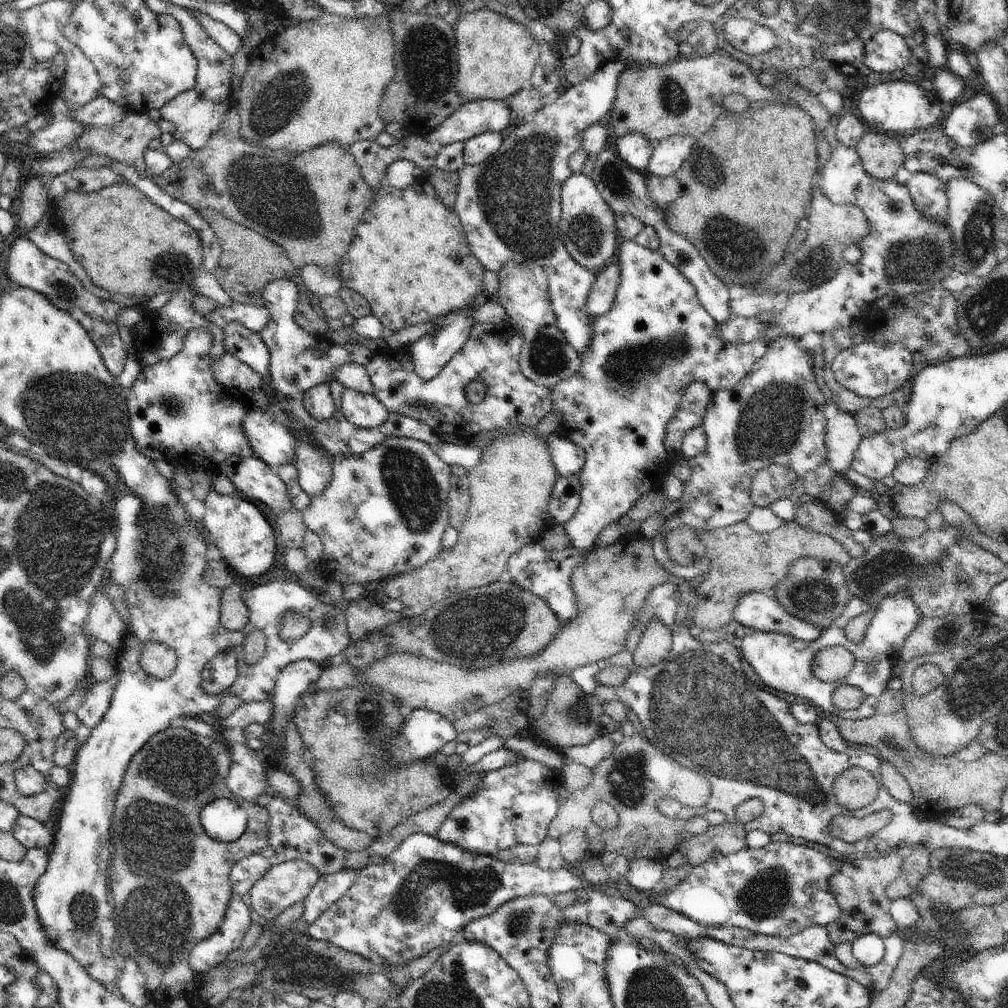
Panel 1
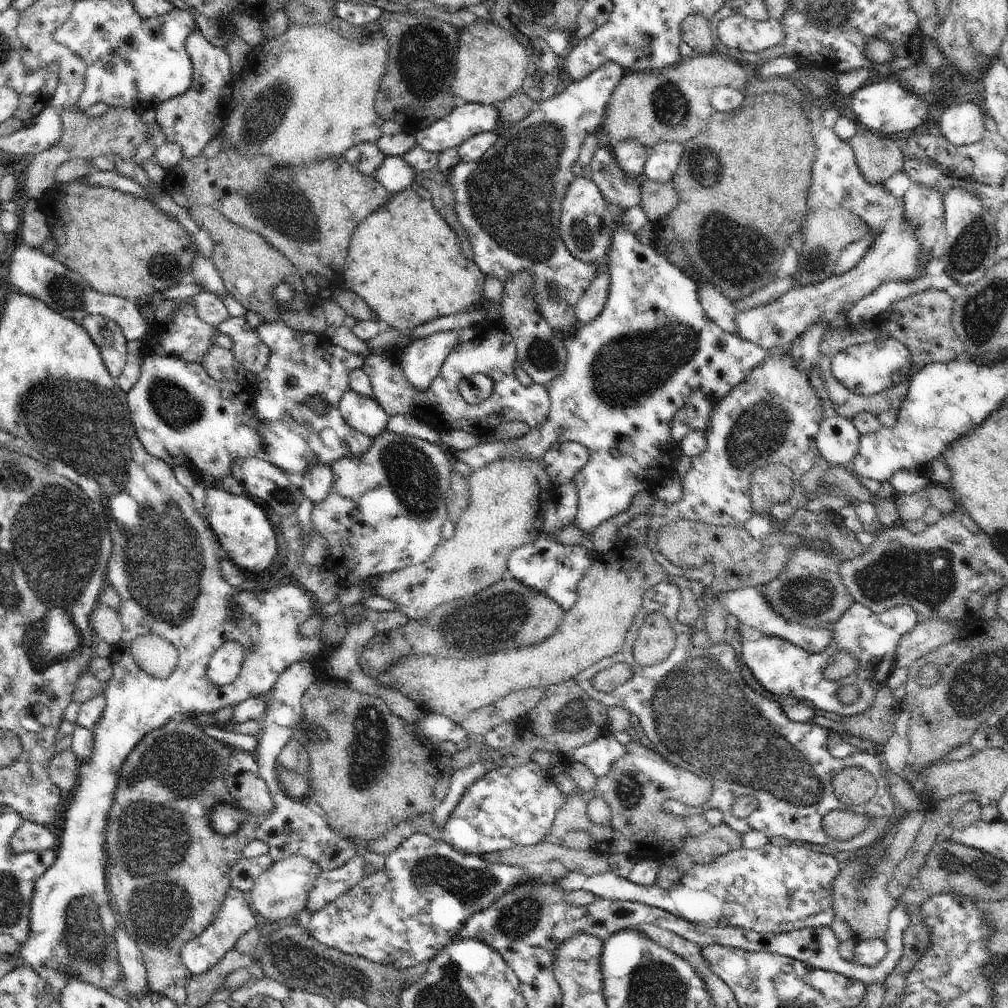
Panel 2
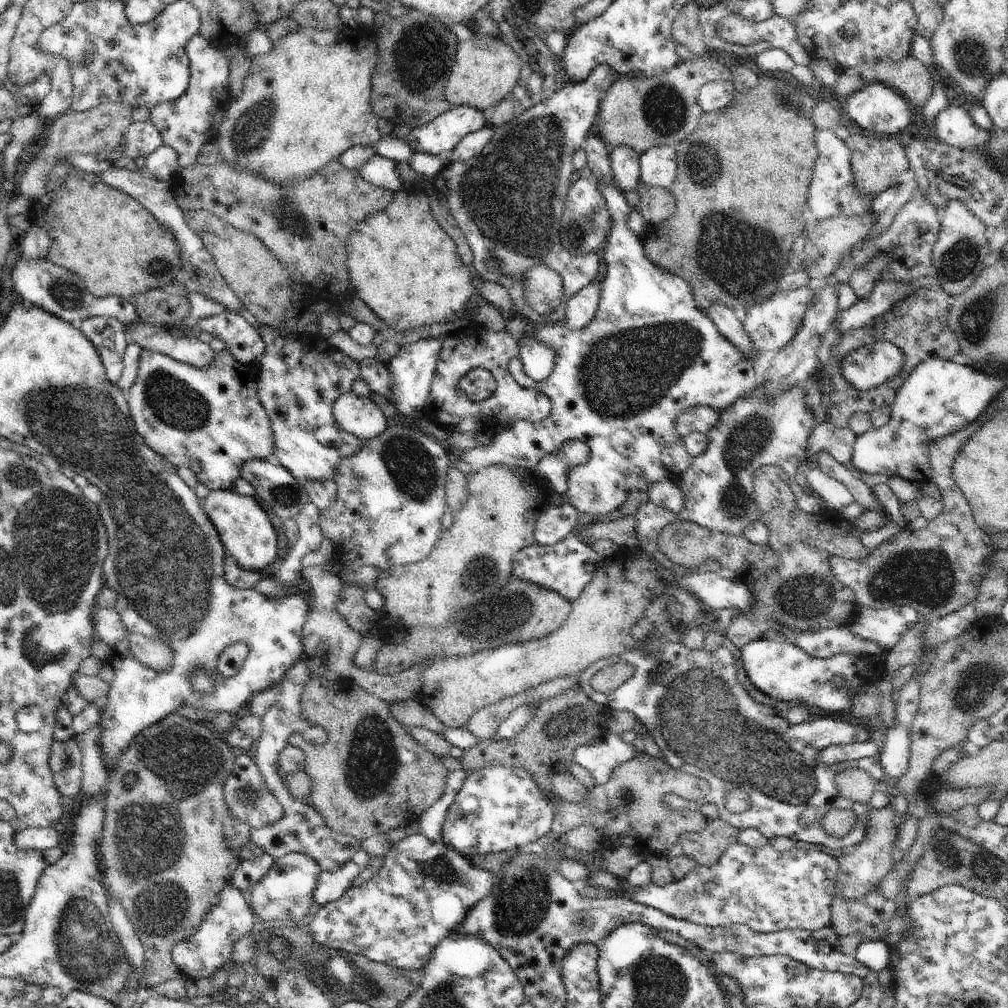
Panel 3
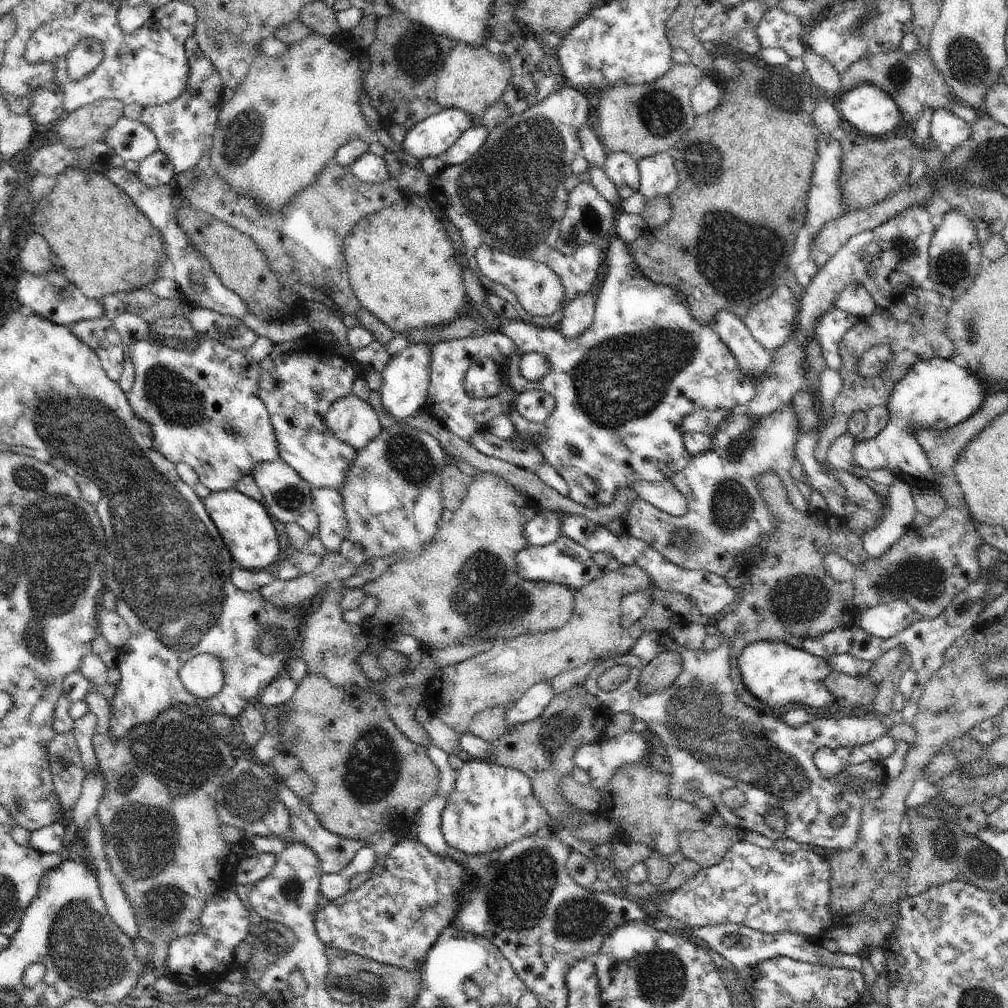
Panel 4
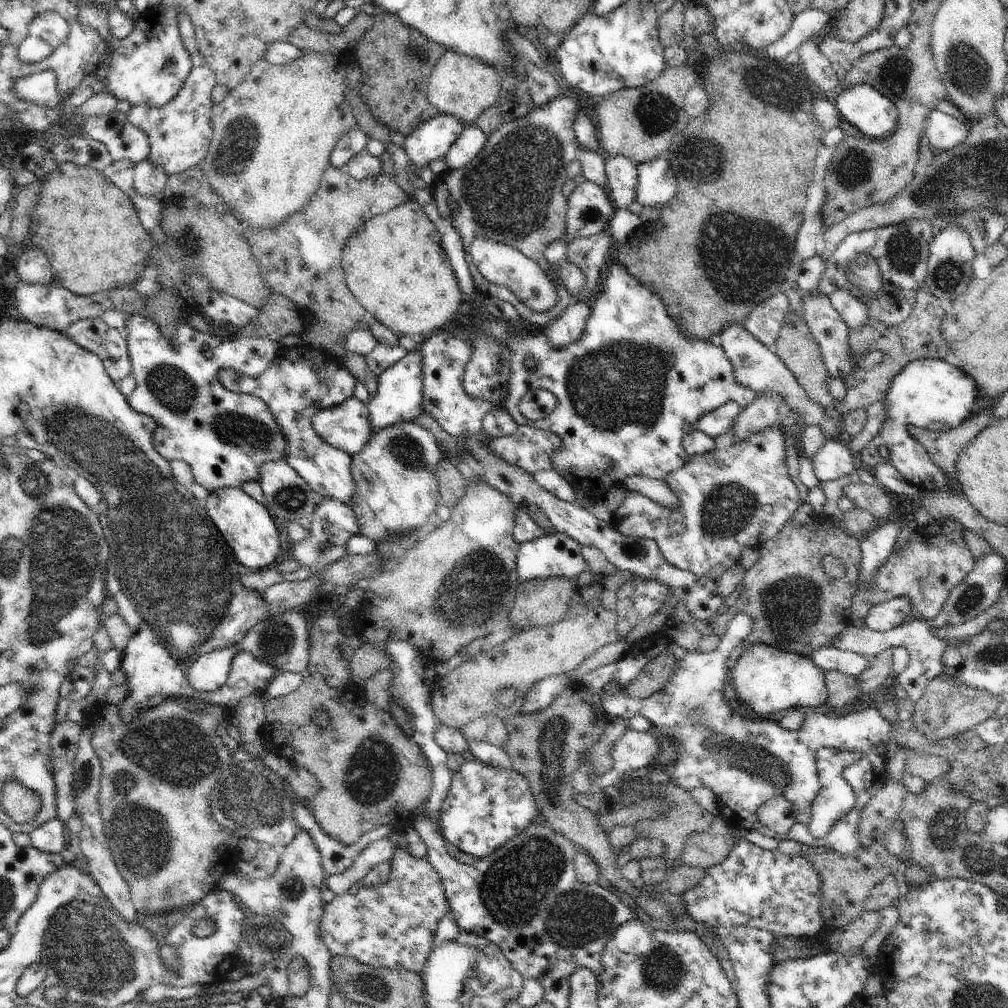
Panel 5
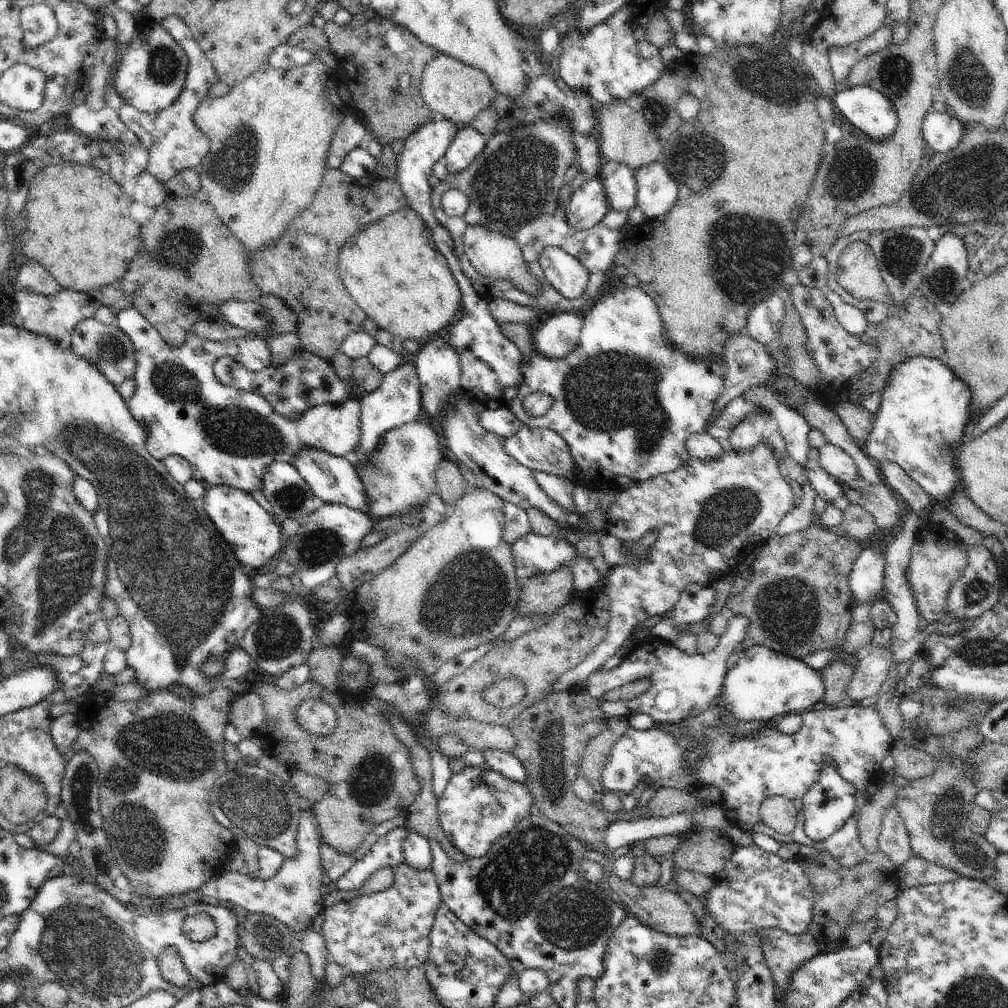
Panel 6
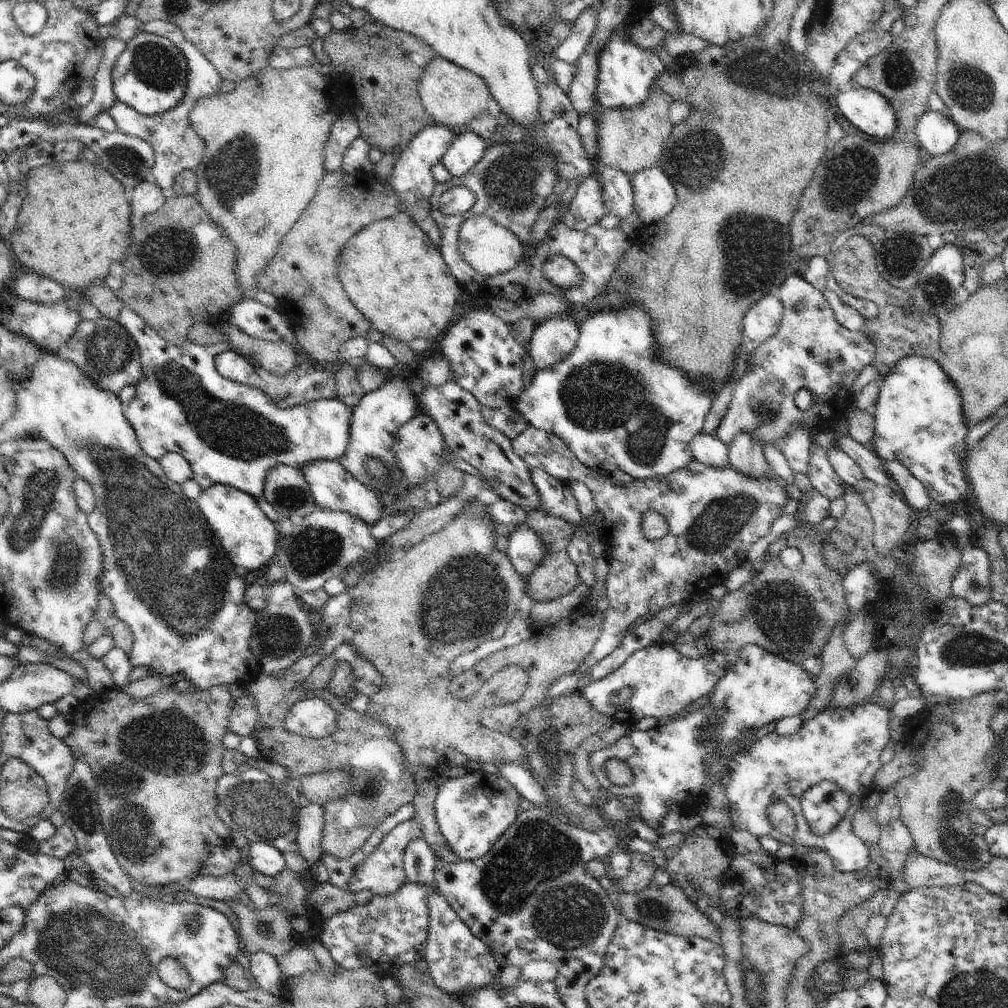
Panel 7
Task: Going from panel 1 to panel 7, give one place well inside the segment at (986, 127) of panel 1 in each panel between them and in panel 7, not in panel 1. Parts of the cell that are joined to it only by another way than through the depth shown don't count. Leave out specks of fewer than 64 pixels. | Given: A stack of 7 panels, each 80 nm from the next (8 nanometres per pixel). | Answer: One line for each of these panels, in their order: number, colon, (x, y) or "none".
2: (963, 124)
3: (955, 126)
4: (947, 130)
5: (944, 132)
6: (941, 133)
7: (937, 133)

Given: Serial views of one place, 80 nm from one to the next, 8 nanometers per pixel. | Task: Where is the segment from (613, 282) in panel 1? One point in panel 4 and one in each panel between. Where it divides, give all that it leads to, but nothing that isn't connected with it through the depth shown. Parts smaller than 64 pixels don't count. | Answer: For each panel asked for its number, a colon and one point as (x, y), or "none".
2: (592, 302)
3: (581, 308)
4: (578, 314)

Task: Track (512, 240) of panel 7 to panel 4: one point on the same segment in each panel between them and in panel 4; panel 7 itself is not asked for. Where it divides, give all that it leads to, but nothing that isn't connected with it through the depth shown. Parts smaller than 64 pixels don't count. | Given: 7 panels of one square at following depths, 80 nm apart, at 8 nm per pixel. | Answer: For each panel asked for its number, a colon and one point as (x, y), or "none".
4: (540, 291)
5: (499, 263)
6: (491, 253)

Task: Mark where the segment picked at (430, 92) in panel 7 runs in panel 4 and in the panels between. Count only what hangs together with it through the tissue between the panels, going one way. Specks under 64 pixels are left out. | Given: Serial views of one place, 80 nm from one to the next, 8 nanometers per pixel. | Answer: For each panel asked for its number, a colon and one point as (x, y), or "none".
4: (472, 78)
5: (459, 85)
6: (453, 90)

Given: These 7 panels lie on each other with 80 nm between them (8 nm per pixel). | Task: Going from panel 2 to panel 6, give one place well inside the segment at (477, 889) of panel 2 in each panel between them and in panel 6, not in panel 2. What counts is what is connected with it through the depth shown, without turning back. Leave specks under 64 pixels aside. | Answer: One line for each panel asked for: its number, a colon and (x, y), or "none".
3: (423, 891)
4: (394, 918)
5: (392, 924)
6: (389, 930)

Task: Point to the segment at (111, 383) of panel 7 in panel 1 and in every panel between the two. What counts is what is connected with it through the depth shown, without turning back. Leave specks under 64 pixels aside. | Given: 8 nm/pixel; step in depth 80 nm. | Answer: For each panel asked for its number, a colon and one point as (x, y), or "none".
1: (106, 339)
2: (106, 334)
3: (107, 334)
4: (102, 337)
5: (94, 334)
6: (105, 345)

